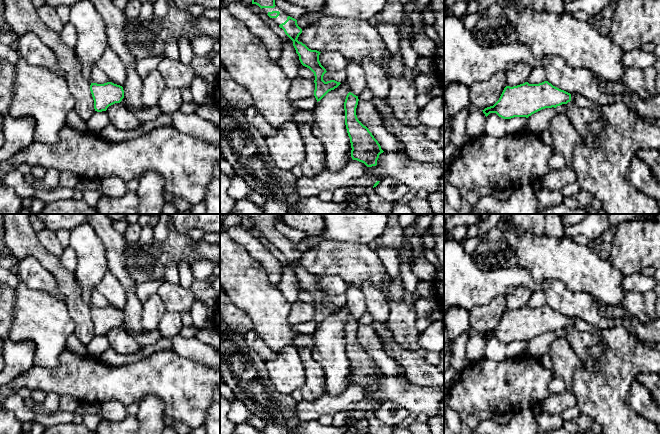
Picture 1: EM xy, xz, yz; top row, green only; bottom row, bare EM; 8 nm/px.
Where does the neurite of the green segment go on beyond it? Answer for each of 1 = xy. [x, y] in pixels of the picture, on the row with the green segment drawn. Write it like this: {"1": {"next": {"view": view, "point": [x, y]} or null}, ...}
{"1": {"next": null}}

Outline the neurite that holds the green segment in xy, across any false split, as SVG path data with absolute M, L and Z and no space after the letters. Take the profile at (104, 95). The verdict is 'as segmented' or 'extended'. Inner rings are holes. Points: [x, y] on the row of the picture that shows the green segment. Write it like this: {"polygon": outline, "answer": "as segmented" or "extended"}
{"polygon": "M112 82L91 83L90 91L94 100L94 109L97 112L106 111L109 106L120 103L124 98L123 87Z", "answer": "as segmented"}

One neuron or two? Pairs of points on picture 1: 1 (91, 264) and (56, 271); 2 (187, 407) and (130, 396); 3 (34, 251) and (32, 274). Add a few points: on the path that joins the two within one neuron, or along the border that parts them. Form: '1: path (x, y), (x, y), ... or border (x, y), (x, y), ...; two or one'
1: border (73, 272), (82, 293); two
2: path (173, 393), (168, 388), (144, 388); one
3: border (20, 258), (33, 256), (50, 272); two

